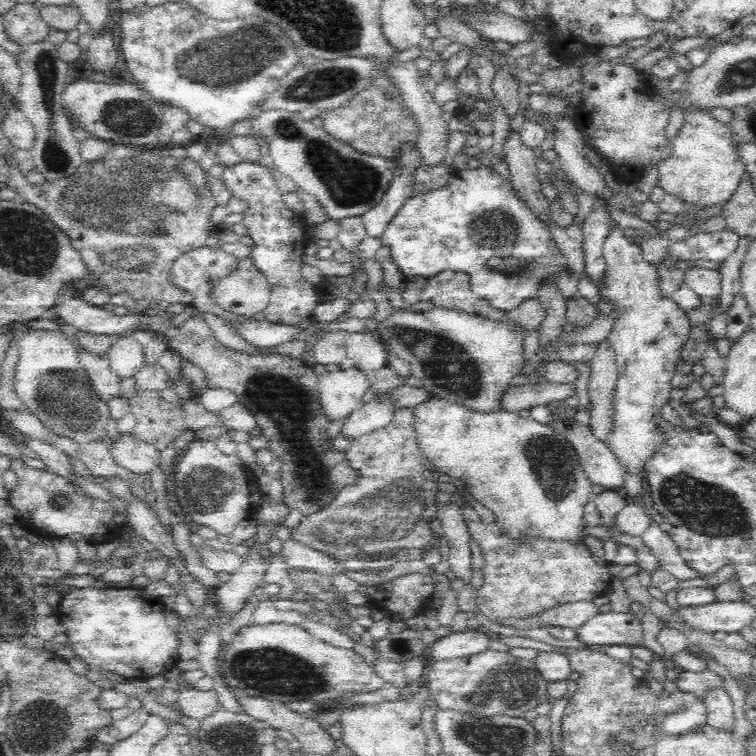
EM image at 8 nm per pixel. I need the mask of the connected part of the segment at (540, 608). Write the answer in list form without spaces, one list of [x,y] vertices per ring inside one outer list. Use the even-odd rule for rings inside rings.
[[[464,506],[461,511],[471,539],[480,545],[482,555],[484,555],[484,567],[481,569],[484,575],[484,585],[477,595],[477,607],[492,623],[502,625],[502,622],[508,618],[524,620],[560,604],[592,601],[593,598],[609,591],[612,580],[608,564],[596,562],[592,552],[581,540],[576,542],[568,539],[548,539],[540,535],[512,537],[510,532],[500,527],[499,522],[494,521],[489,524],[483,522],[472,507]]]

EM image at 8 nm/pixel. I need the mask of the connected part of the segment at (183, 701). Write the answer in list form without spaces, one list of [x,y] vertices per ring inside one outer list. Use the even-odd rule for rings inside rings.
[[[184,686],[177,699],[177,708],[188,718],[201,721],[222,706],[216,689],[200,691],[193,686]]]

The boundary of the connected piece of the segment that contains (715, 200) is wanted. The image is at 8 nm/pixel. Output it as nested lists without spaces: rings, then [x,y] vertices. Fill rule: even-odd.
[[[688,108],[684,123],[671,146],[671,153],[658,163],[658,185],[666,192],[678,196],[689,205],[714,207],[728,202],[745,172],[739,153],[739,144],[731,127],[701,109]]]

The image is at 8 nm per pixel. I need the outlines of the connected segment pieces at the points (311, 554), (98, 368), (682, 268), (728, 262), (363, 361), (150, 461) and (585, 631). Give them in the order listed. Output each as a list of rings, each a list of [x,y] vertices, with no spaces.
[[[292,539],[283,542],[281,557],[288,569],[308,570],[319,576],[332,577],[347,571],[336,558],[303,546]]]
[[[78,344],[77,352],[80,354],[81,365],[84,366],[85,373],[92,381],[97,395],[108,401],[118,397],[120,376],[111,369],[107,355],[94,354],[80,344]]]
[[[665,256],[663,261],[655,265],[656,271],[656,293],[660,297],[670,297],[680,286],[685,284],[686,273],[694,268],[692,260],[672,260]]]
[[[739,236],[736,250],[719,267],[721,272],[720,312],[727,312],[730,309],[732,298],[736,296],[738,288],[741,288],[739,270],[748,252],[749,244],[752,244],[753,240],[753,236]]]
[[[345,332],[346,361],[365,374],[387,366],[387,346],[369,332]]]
[[[128,433],[122,434],[119,441],[110,447],[114,460],[136,474],[146,474],[159,467],[160,451],[156,447],[130,437]]]
[[[612,612],[598,614],[577,630],[577,638],[594,647],[610,644],[644,646],[641,616]]]

